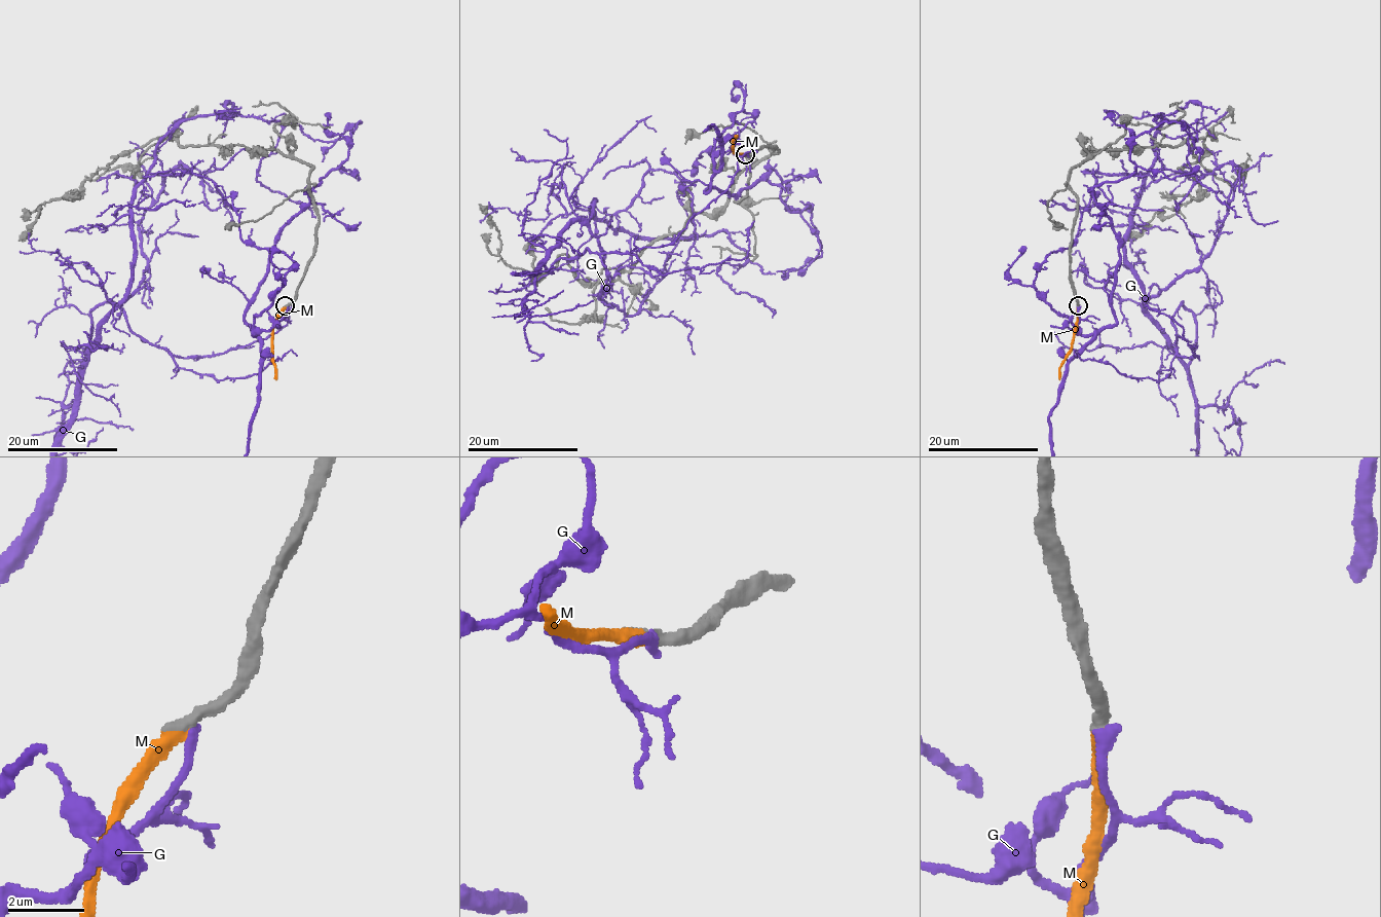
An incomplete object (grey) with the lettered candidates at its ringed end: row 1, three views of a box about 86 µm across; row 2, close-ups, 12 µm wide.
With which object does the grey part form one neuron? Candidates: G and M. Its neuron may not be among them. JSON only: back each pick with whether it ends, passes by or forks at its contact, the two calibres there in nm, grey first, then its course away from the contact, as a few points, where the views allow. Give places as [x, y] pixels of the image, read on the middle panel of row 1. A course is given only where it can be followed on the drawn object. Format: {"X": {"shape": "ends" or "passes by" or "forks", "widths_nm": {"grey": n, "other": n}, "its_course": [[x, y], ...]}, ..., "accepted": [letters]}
{"M": {"shape": "ends", "widths_nm": {"grey": 360, "other": 420}, "its_course": [[746, 154], [733, 149], [737, 135]]}, "accepted": ["M"]}

